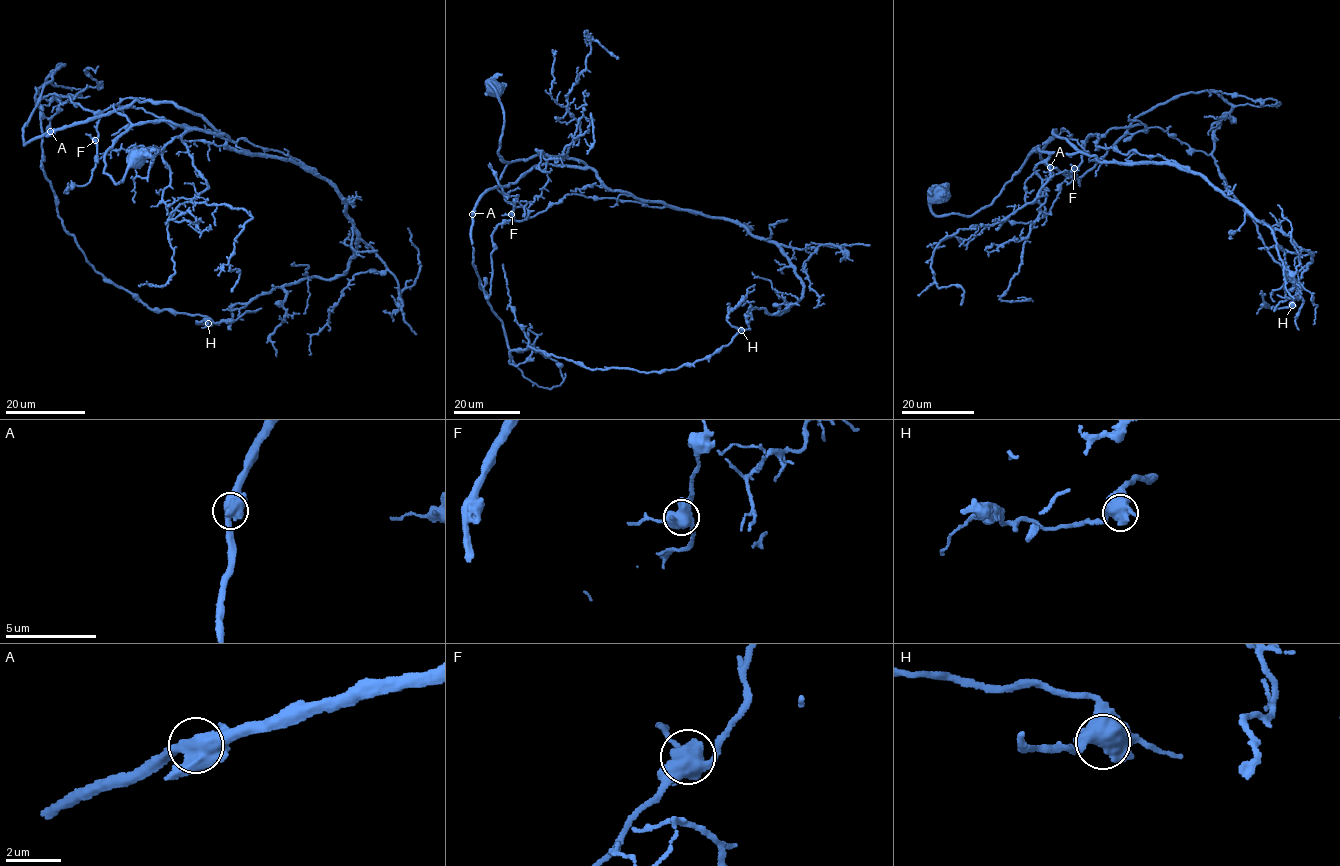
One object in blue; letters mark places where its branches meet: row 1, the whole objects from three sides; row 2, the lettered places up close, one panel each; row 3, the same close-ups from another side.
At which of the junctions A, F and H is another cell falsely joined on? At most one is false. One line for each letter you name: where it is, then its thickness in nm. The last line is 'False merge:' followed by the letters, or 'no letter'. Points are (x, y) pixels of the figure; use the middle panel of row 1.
False merge: no letter

